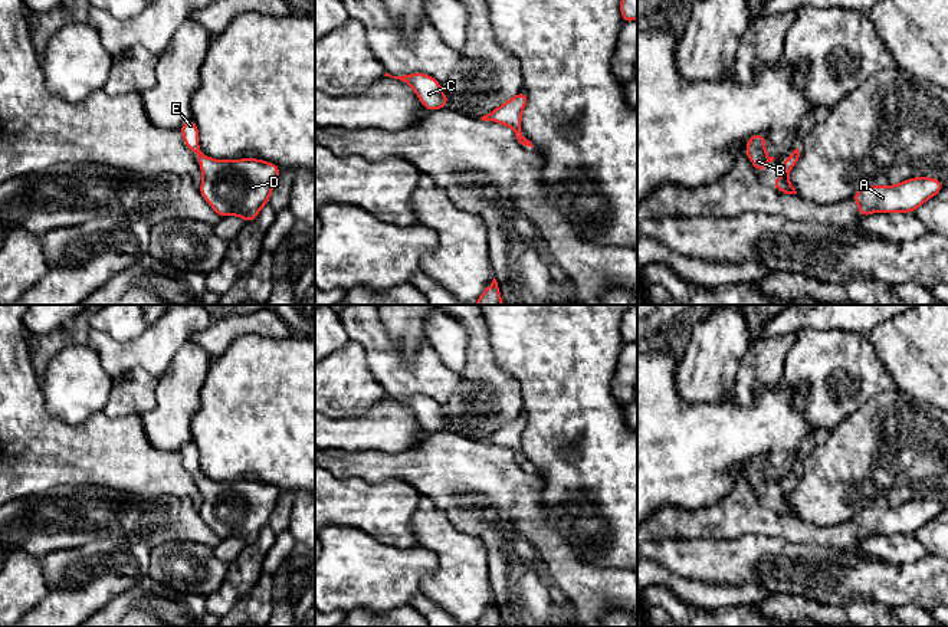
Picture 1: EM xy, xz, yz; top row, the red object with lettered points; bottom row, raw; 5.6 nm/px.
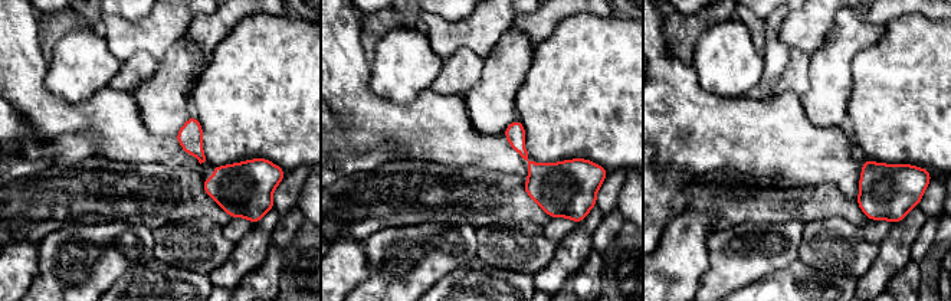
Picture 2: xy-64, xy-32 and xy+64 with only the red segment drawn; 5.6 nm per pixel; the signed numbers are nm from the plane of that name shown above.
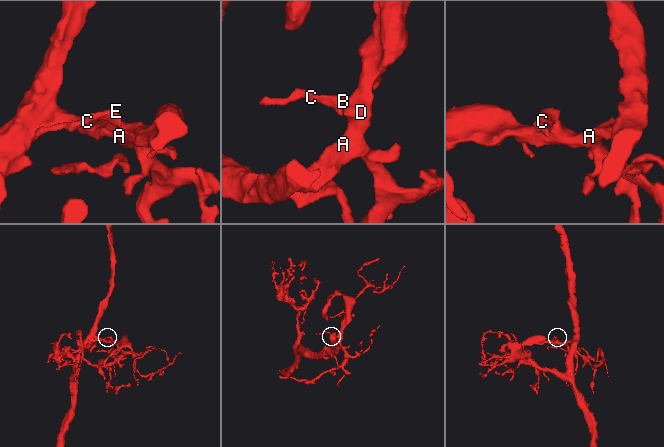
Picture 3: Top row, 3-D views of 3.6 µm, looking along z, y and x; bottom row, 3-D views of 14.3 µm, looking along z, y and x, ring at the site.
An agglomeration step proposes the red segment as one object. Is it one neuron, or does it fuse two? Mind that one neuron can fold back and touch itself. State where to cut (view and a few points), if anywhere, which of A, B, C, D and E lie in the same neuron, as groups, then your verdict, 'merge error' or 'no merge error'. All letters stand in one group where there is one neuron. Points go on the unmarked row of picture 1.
no cut | A B C D E | no merge error

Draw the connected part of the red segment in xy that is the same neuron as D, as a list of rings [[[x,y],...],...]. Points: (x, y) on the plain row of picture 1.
[[[193,441],[180,450],[186,469],[193,473],[203,496],[199,515],[220,539],[239,538],[253,544],[259,532],[269,526],[281,490],[256,480],[213,482],[200,473],[199,450]]]

